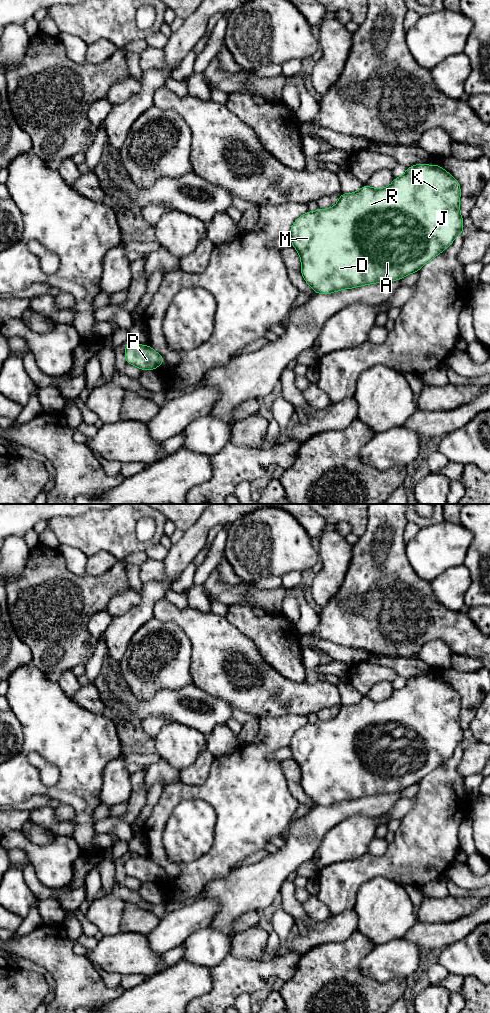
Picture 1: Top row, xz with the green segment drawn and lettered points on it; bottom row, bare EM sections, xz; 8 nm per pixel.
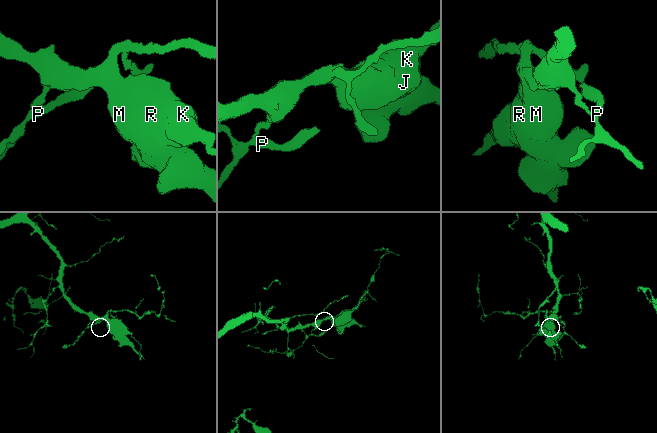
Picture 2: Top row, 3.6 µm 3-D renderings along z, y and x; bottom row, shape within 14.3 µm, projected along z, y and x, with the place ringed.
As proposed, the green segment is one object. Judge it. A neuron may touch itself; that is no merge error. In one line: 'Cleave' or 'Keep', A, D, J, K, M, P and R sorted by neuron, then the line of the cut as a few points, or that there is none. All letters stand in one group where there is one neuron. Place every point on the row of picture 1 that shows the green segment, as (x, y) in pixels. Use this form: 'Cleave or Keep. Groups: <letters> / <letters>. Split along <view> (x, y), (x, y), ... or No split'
Cleave. Groups: A D J K M R / P. Split along xz (131, 344), (126, 346)

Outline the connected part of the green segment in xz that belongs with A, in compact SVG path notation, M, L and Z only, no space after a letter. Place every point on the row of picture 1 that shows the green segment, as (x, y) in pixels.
M416 164L407 168L405 174L394 178L391 185L386 188L375 189L368 185L354 193L342 193L337 204L328 209L317 209L314 212L307 211L293 223L289 236L294 247L301 258L301 274L311 286L315 293L331 294L342 289L351 289L378 282L391 282L404 278L405 276L418 272L420 268L449 247L454 239L463 234L463 217L460 215L460 184L440 165Z

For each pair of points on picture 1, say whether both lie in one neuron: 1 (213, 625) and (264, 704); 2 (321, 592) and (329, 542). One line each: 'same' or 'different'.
1: same
2: same

